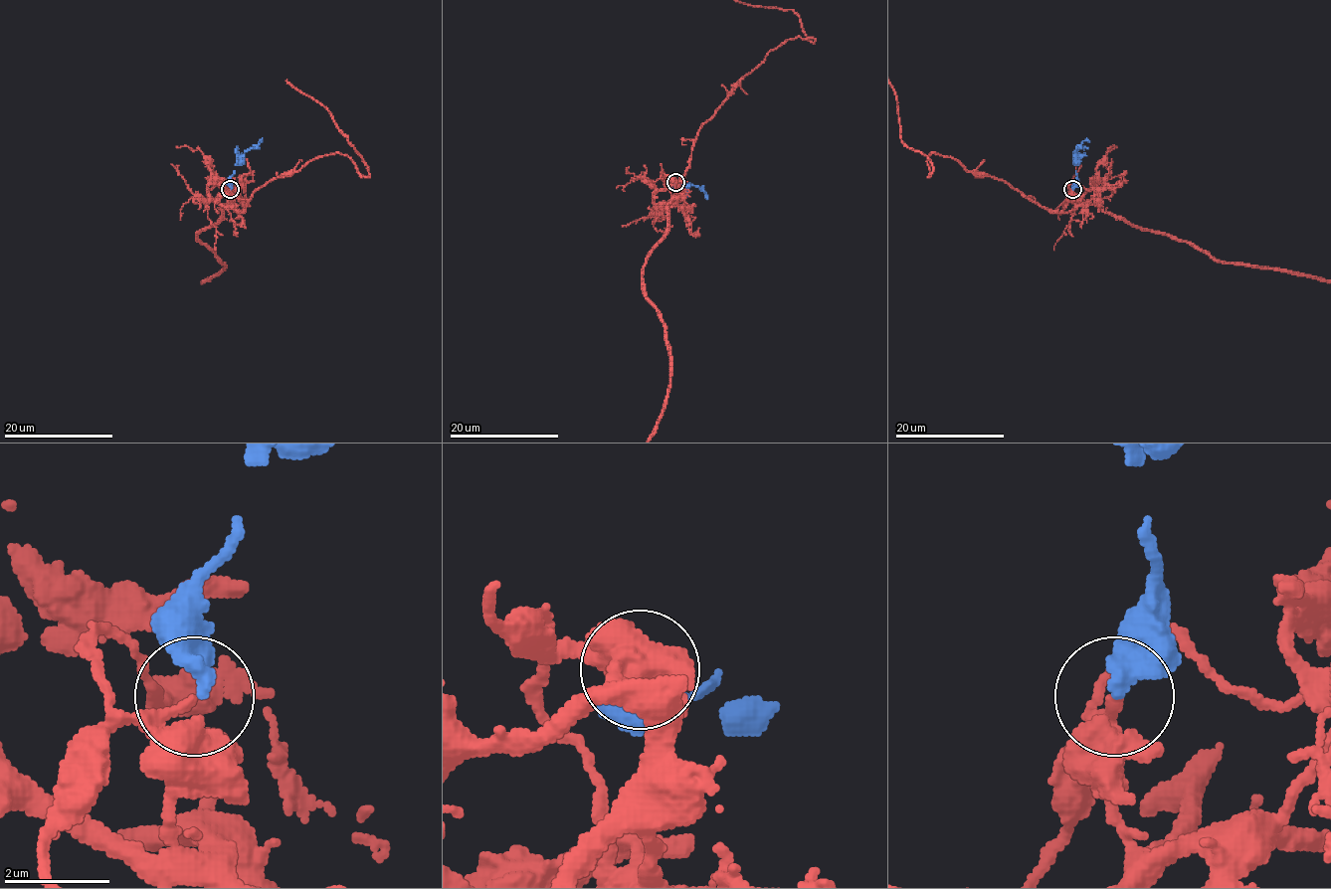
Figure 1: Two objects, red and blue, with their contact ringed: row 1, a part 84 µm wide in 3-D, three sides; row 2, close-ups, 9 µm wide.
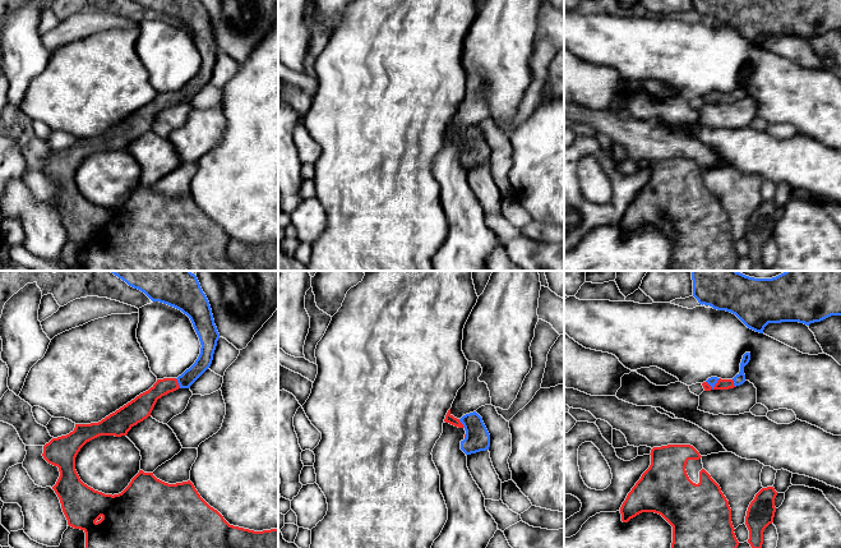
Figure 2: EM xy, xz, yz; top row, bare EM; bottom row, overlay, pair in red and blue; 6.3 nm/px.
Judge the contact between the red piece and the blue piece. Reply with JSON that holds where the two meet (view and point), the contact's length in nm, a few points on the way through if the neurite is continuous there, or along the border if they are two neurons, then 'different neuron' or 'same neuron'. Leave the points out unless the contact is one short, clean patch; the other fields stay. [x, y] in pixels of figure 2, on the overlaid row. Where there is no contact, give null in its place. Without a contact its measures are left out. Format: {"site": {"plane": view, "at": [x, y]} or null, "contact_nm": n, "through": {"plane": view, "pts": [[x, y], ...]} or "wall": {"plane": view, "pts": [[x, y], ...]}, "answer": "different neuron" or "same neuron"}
{"site": {"plane": "xy", "at": [178, 383]}, "contact_nm": 70, "through": {"plane": "xy", "pts": [[144, 403], [161, 387], [178, 383], [184, 381], [206, 357]]}, "answer": "same neuron"}

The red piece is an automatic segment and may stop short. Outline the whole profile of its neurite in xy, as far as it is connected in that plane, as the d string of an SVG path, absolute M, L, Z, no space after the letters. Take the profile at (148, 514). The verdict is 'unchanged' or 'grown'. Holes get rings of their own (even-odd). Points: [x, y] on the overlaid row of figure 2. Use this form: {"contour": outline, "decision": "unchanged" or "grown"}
{"contour": "M110 271L129 286L144 293L152 301L174 307L186 314L200 341L200 354L195 363L177 378L163 378L134 400L98 423L75 424L73 432L52 438L43 446L43 459L59 468L60 476L52 487L57 494L68 525L86 533L86 548L278 548L278 529L254 531L230 525L211 507L188 480L168 484L153 473L139 473L119 494L105 494L84 484L77 470L75 457L80 448L100 436L126 436L148 416L162 396L190 386L211 367L220 339L209 301L200 284L190 271Z", "decision": "grown"}

